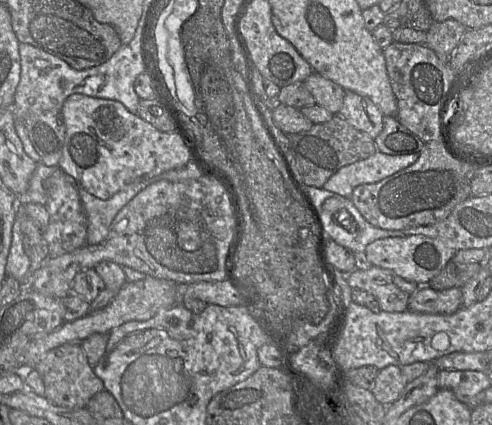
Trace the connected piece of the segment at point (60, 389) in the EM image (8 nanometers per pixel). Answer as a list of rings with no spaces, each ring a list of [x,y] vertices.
[[[78,342],[66,343],[50,350],[33,369],[38,371],[44,382],[45,397],[59,407],[85,408],[95,394],[105,390],[102,380],[95,375],[94,367],[89,365]]]

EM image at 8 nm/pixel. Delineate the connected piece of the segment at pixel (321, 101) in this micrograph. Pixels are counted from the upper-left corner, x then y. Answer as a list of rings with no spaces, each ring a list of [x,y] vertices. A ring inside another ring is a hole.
[[[313,72],[307,77],[304,80],[304,84],[313,95],[316,104],[324,107],[334,115],[339,114],[345,89],[317,72]]]

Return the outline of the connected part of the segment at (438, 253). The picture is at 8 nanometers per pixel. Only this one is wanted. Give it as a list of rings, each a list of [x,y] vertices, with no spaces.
[[[410,235],[375,240],[366,246],[364,253],[373,266],[391,270],[401,278],[414,282],[420,287],[427,286],[429,281],[454,257],[456,251],[440,239]]]

